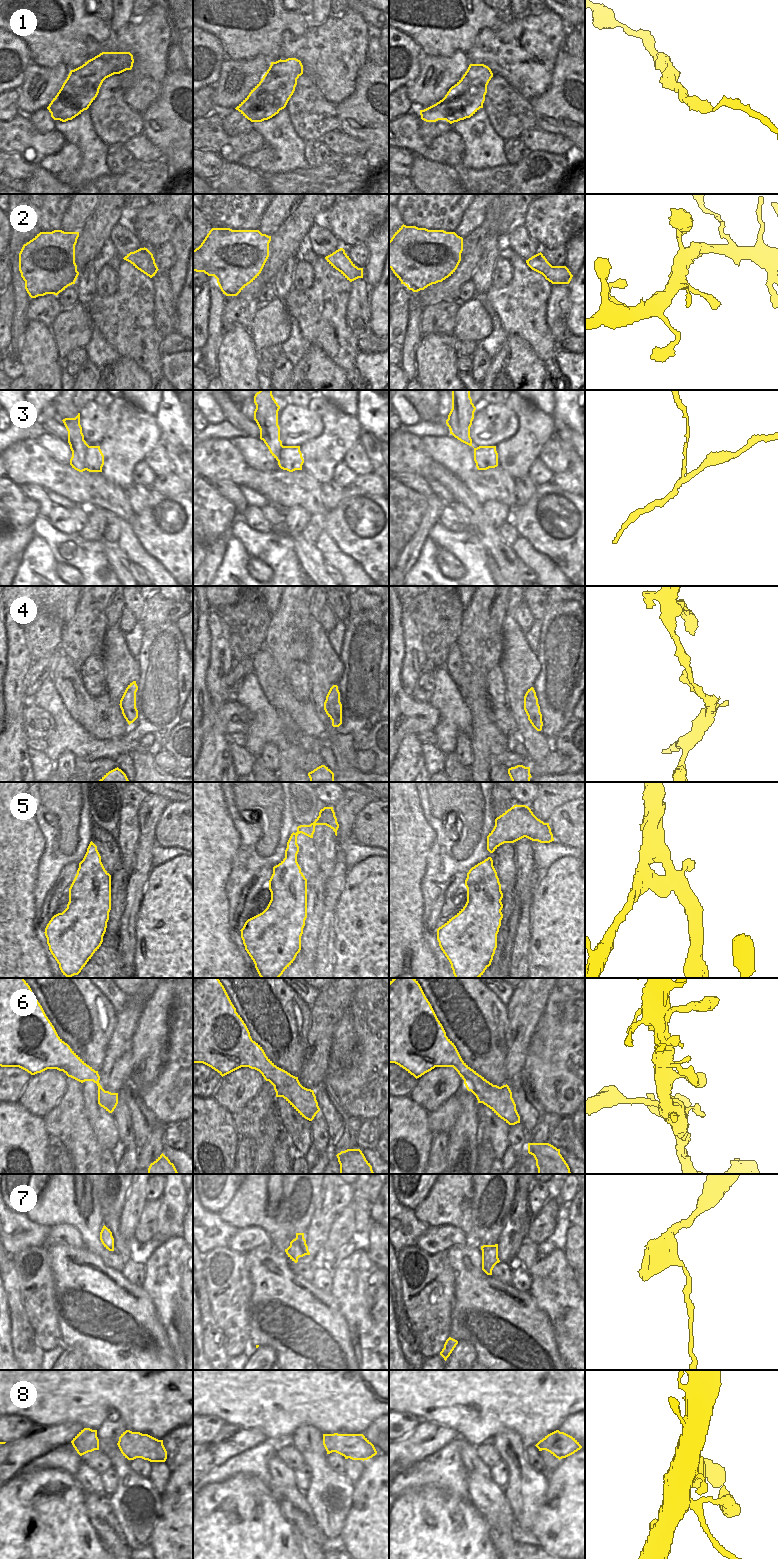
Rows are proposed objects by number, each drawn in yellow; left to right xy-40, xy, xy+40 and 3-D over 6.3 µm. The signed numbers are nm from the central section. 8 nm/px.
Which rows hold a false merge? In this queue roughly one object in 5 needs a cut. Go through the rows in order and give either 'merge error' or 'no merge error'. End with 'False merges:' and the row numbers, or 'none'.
1: no merge error
2: no merge error
3: merge error
4: no merge error
5: no merge error
6: no merge error
7: no merge error
8: no merge error
False merges: 3

